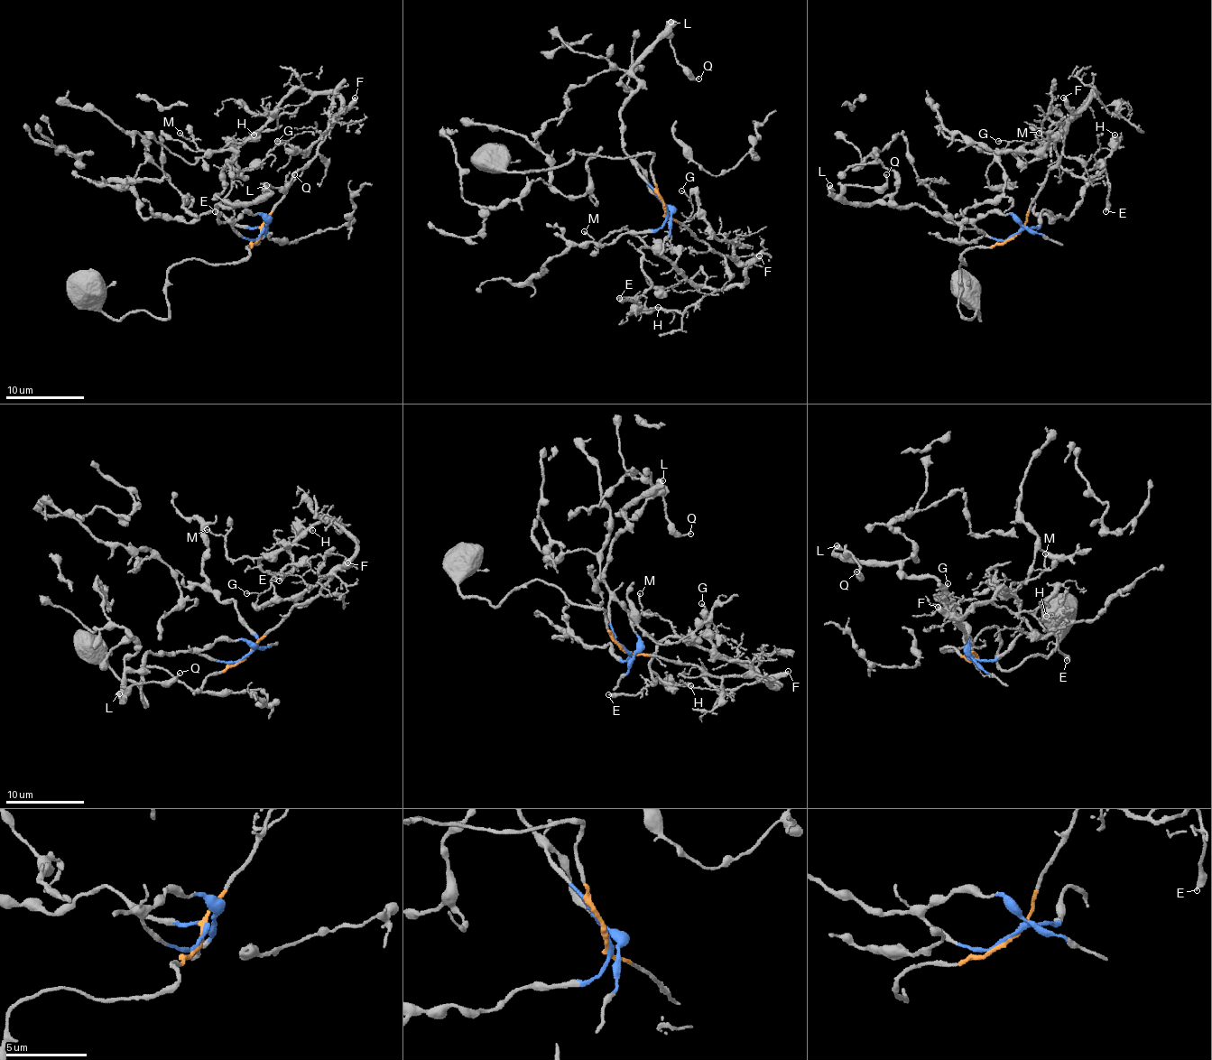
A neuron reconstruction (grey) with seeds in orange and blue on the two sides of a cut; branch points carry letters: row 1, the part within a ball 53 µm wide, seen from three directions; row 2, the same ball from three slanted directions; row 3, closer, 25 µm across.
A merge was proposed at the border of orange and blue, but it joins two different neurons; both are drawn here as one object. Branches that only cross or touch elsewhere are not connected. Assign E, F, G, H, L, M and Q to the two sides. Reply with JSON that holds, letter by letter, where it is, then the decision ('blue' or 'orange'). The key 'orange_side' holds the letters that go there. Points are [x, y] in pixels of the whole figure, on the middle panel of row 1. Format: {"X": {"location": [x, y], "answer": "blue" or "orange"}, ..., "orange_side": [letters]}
{"E": {"location": [619, 298], "answer": "orange"}, "F": {"location": [759, 255], "answer": "orange"}, "G": {"location": [681, 190], "answer": "orange"}, "H": {"location": [658, 307], "answer": "orange"}, "L": {"location": [670, 22], "answer": "blue"}, "M": {"location": [584, 231], "answer": "orange"}, "Q": {"location": [698, 79], "answer": "blue"}, "orange_side": ["E", "F", "G", "H", "M"]}

